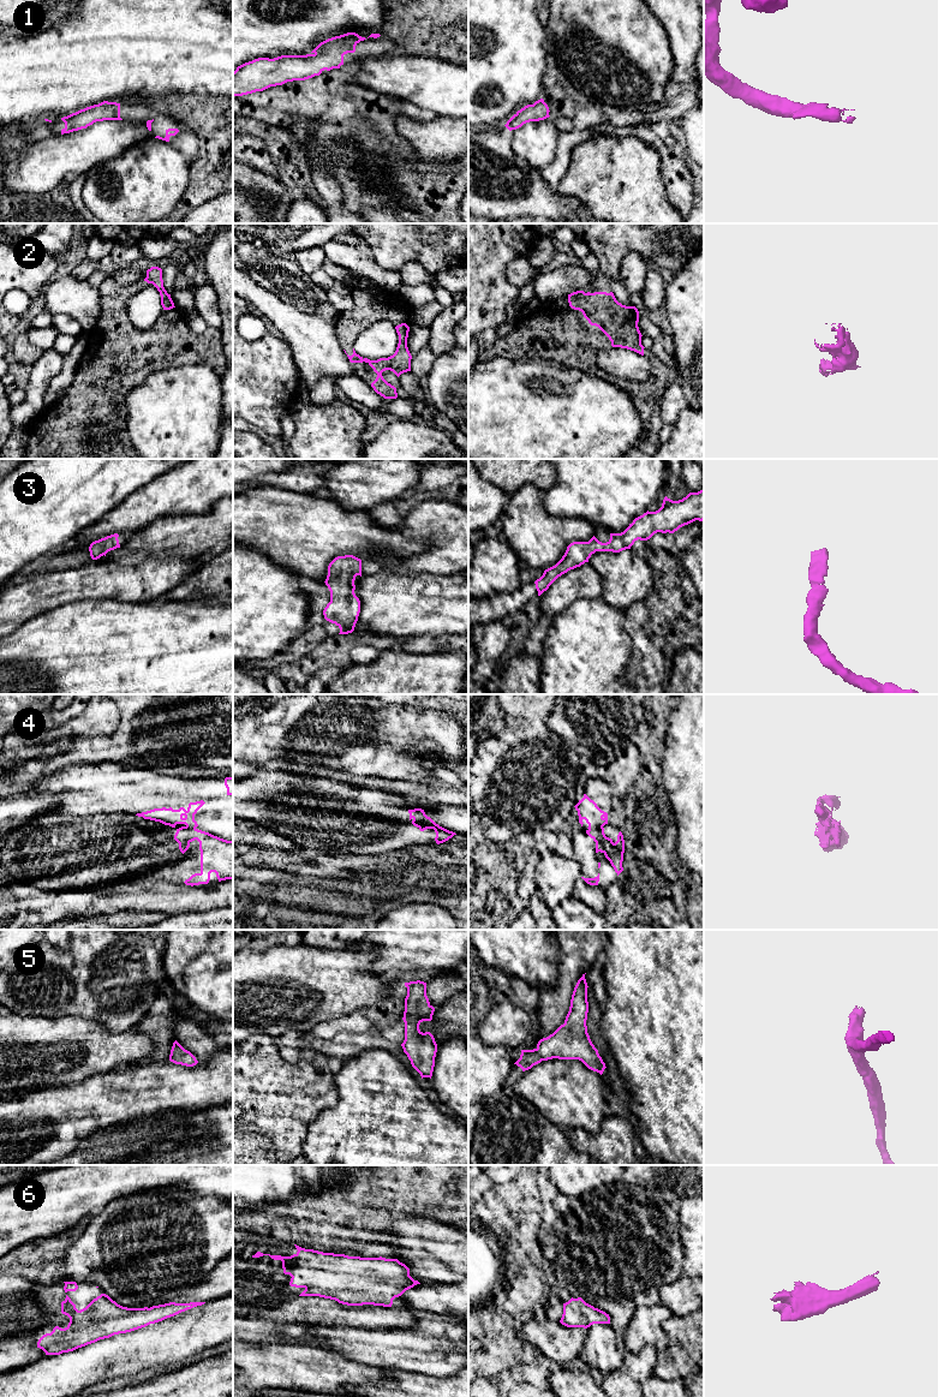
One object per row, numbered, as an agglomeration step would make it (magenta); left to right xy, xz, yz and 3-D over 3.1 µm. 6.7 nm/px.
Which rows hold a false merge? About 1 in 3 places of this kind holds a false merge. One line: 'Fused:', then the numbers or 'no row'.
Fused: 4

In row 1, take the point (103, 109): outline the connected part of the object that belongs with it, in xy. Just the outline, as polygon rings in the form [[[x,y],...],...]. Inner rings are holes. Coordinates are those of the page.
[[[103,101],[61,118],[65,127],[61,135],[86,129],[96,121],[123,120],[120,118],[120,103]]]

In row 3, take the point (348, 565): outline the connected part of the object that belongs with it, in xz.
[[[353,555],[337,556],[328,566],[324,583],[330,591],[330,602],[323,615],[340,628],[339,634],[352,633],[358,621],[360,601],[354,593],[357,575],[362,577],[362,560]]]

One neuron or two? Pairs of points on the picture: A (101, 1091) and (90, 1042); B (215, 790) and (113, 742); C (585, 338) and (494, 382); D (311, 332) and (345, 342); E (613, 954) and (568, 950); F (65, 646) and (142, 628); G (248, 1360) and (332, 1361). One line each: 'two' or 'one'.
A: two
B: two
C: two
D: two
E: two
F: one
G: one

